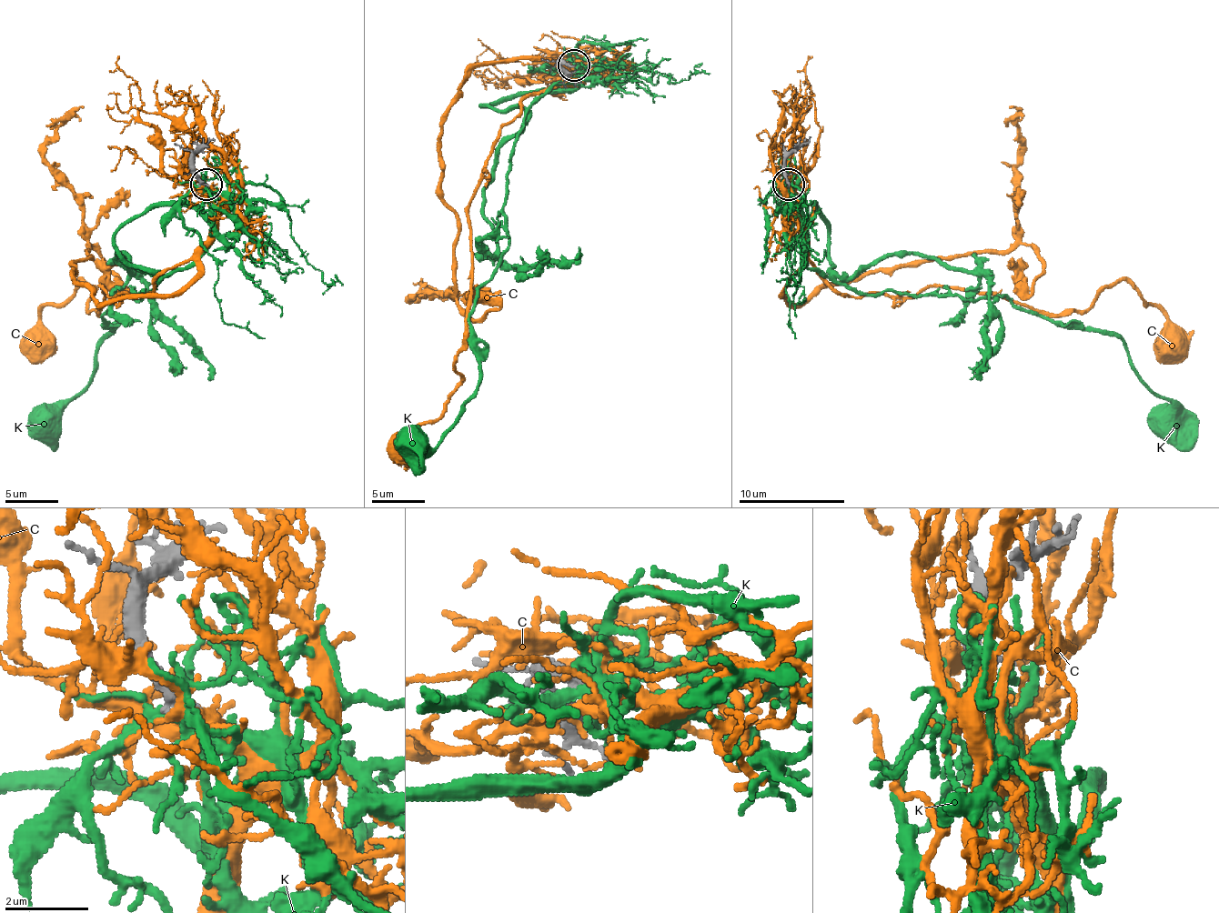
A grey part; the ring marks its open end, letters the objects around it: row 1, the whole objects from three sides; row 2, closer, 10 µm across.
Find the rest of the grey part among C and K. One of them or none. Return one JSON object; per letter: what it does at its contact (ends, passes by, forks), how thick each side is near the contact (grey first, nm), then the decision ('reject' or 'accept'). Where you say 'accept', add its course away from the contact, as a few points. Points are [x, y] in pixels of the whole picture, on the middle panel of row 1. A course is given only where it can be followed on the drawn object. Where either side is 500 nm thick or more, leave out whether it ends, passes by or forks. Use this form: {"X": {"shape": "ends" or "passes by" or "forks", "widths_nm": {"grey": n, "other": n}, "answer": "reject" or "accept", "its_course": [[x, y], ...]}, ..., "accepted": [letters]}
{"C": {"shape": "forks", "widths_nm": {"grey": 280, "other": 240}, "answer": "accept", "its_course": [[572, 67], [586, 73], [533, 91], [501, 128], [469, 207], [461, 380], [408, 436], [411, 451]]}, "K": {"shape": "forks", "widths_nm": {"grey": 300, "other": 400}, "answer": "reject"}, "accepted": ["C"]}

